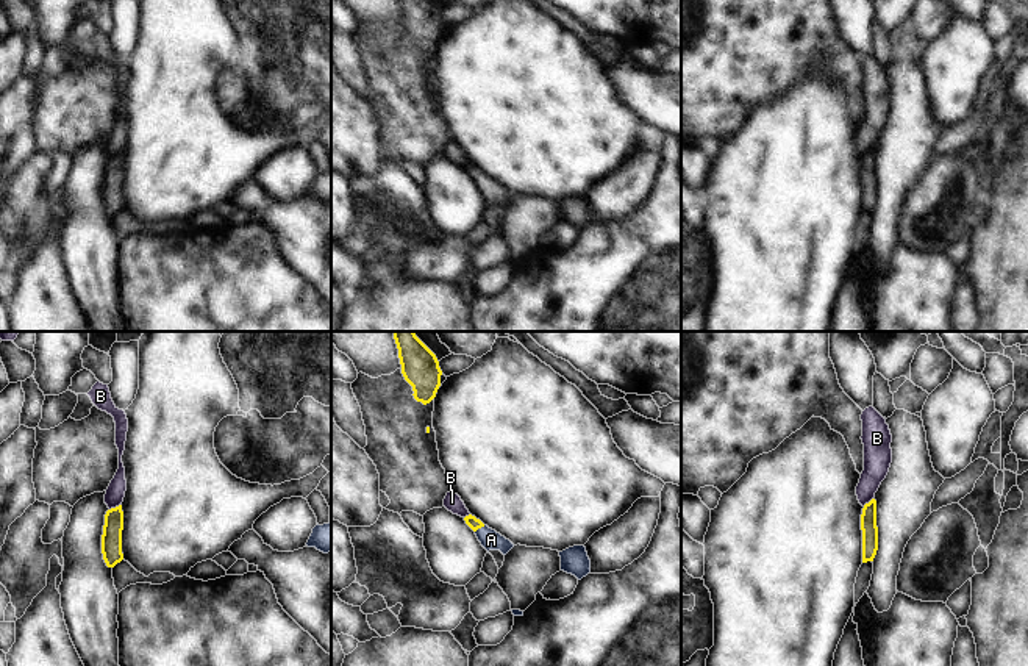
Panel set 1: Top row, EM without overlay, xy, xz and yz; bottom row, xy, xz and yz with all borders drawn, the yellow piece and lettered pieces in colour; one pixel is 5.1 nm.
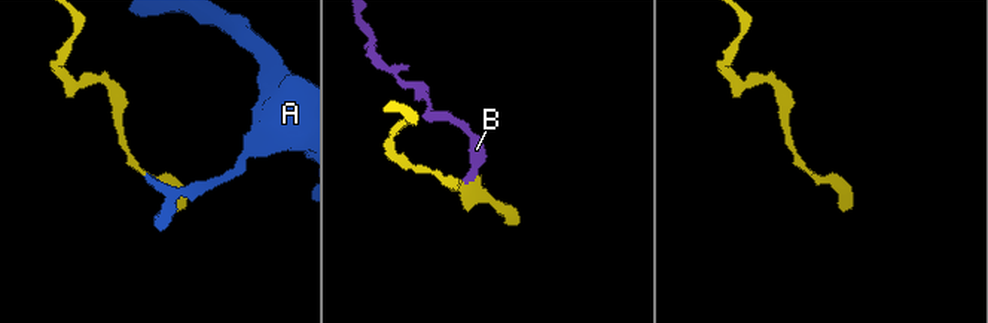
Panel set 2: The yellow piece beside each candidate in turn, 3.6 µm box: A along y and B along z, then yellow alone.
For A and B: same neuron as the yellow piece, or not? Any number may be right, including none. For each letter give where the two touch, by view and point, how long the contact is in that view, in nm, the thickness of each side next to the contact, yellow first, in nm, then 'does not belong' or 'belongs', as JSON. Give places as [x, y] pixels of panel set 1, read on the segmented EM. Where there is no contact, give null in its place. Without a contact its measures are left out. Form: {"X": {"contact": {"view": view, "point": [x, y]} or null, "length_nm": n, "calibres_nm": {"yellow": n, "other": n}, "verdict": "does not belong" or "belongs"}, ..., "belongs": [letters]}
{"A": {"contact": {"view": "xz", "point": [480, 527]}, "length_nm": 70, "calibres_nm": {"yellow": 60, "other": 100}, "verdict": "belongs"}, "B": {"contact": {"view": "xy", "point": [116, 507]}, "length_nm": 70, "calibres_nm": {"yellow": 110, "other": 100}, "verdict": "does not belong"}, "belongs": ["A"]}

